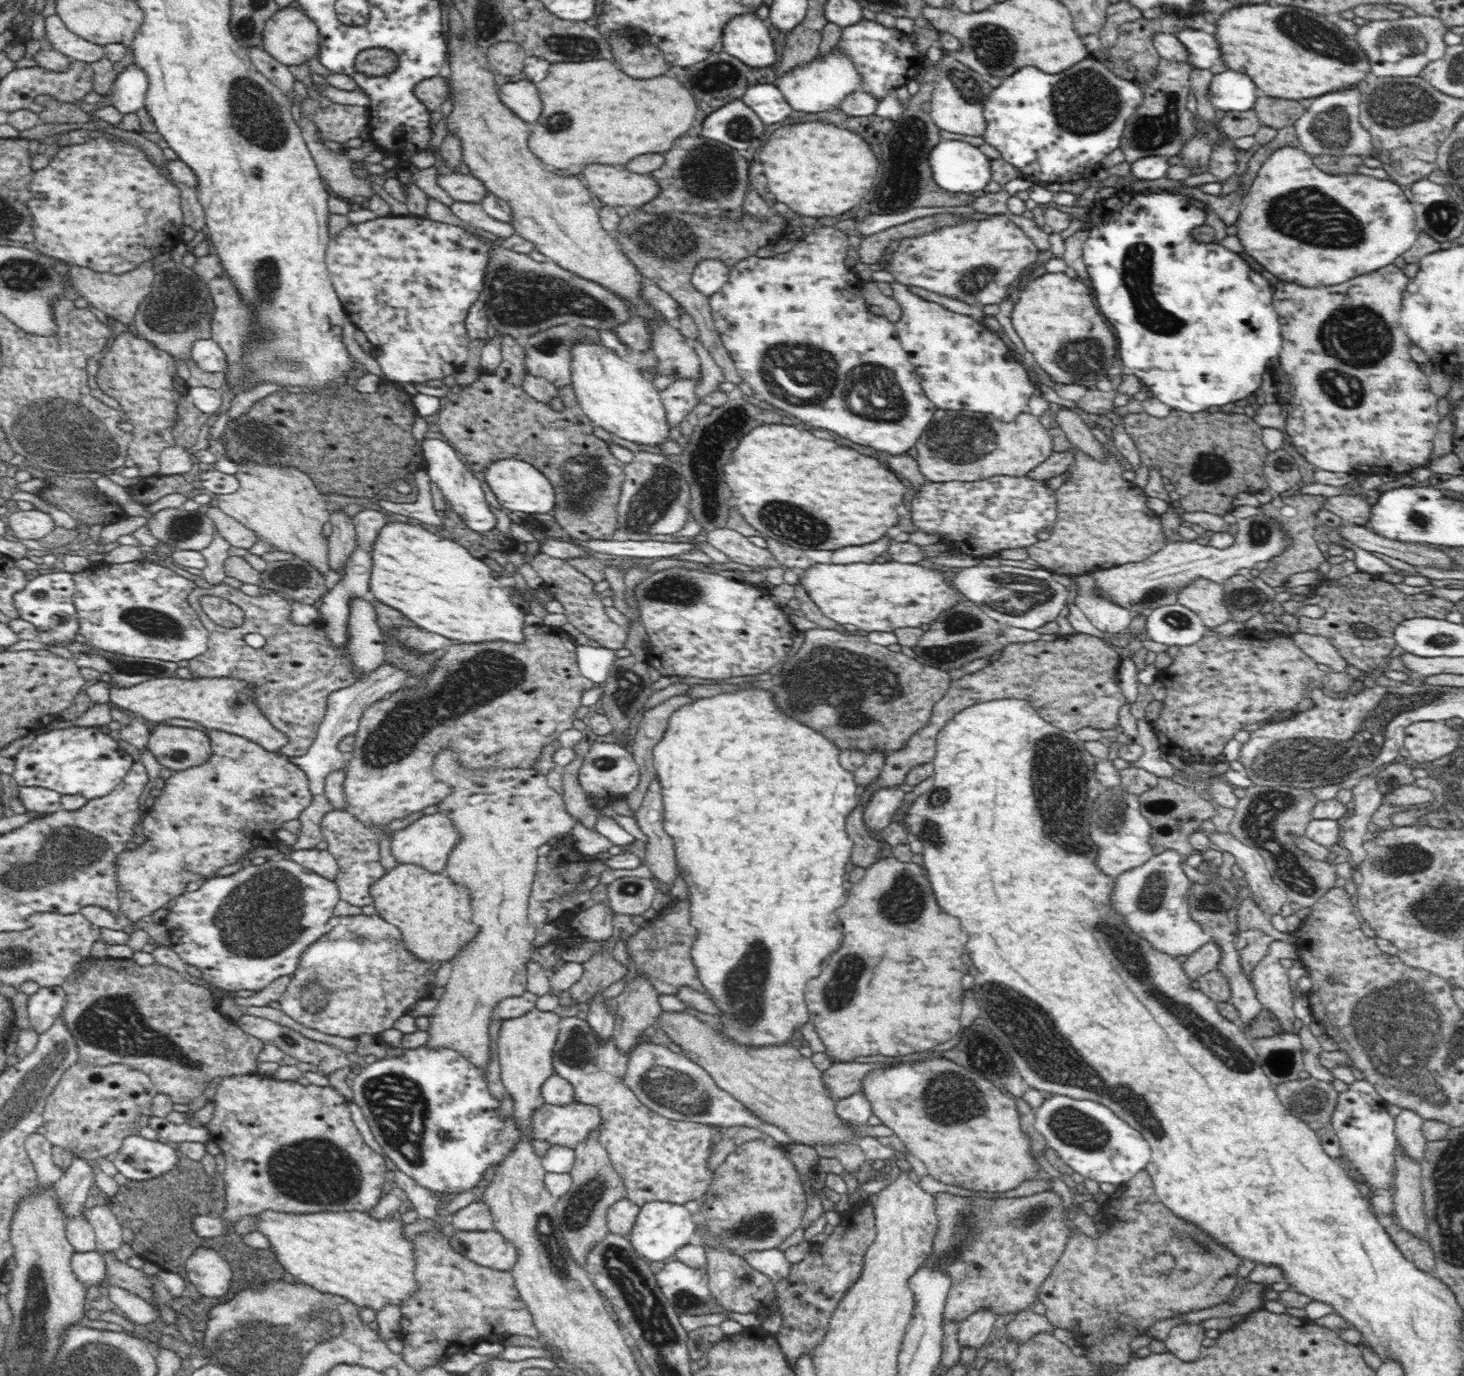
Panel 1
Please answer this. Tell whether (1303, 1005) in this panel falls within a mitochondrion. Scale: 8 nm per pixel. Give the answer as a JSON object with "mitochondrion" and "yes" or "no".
{"mitochondrion":"no"}

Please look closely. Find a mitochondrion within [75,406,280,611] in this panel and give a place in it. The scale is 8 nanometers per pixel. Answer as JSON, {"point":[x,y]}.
{"point":[183,528]}

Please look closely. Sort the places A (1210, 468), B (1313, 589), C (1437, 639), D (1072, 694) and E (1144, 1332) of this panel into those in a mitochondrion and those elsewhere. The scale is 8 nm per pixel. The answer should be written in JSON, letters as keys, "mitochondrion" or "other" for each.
{"A":"mitochondrion","B":"other","C":"mitochondrion","D":"other","E":"other"}

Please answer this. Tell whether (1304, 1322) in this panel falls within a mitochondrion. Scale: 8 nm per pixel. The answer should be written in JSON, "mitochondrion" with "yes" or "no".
{"mitochondrion":"no"}

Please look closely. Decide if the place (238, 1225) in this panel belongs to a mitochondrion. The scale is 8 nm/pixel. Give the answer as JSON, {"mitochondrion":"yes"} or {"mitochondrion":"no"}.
{"mitochondrion":"no"}

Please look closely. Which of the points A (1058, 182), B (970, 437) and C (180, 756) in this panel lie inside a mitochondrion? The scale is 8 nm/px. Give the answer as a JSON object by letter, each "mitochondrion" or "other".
{"A":"other","B":"mitochondrion","C":"mitochondrion"}

